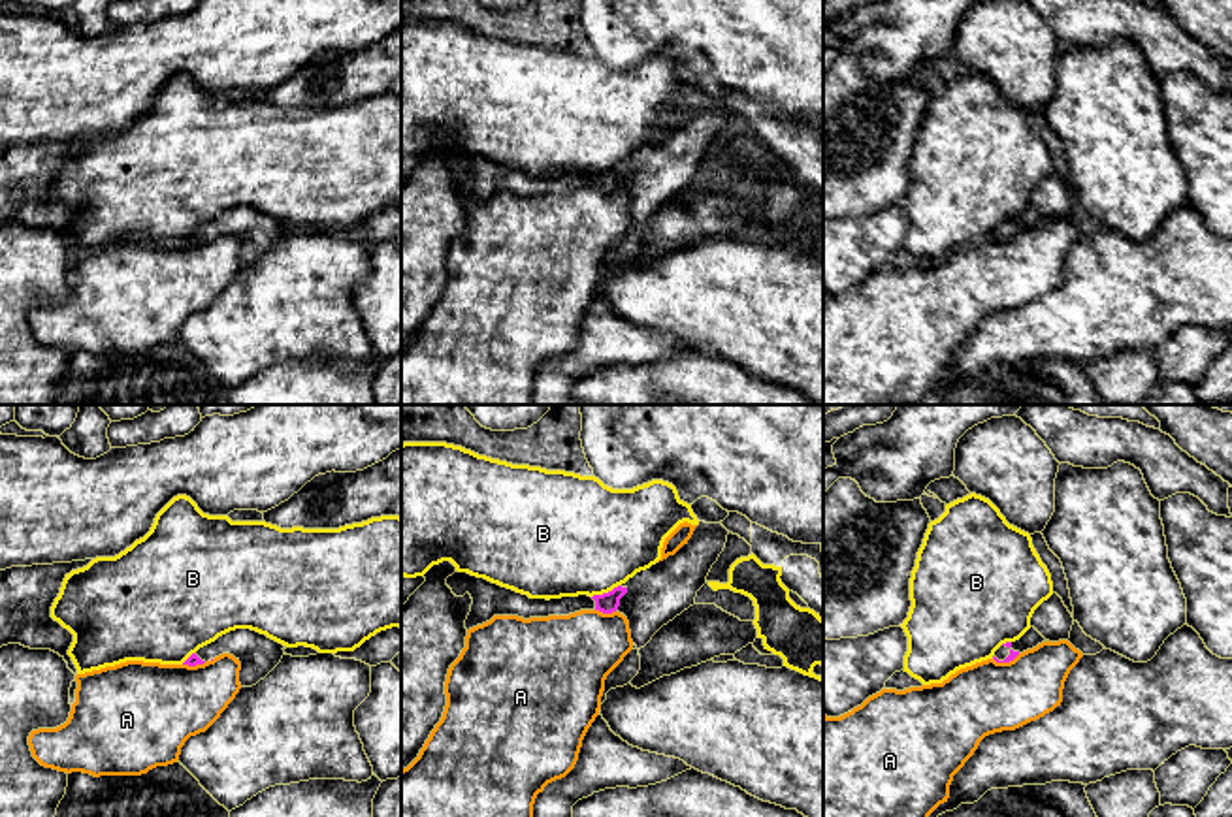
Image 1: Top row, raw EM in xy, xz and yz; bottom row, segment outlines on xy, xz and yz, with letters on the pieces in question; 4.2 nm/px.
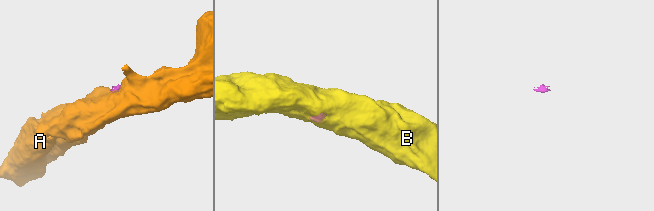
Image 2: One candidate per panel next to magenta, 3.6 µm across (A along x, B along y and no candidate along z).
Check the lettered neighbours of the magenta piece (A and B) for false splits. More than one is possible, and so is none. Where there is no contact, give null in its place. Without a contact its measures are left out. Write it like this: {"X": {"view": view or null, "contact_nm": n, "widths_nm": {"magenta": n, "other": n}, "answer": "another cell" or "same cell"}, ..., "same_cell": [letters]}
{"A": {"view": "xz", "contact_nm": 90, "widths_nm": {"magenta": 90, "other": 360}, "answer": "another cell"}, "B": {"view": "xz", "contact_nm": 140, "widths_nm": {"magenta": 90, "other": 480}, "answer": "another cell"}, "same_cell": []}

